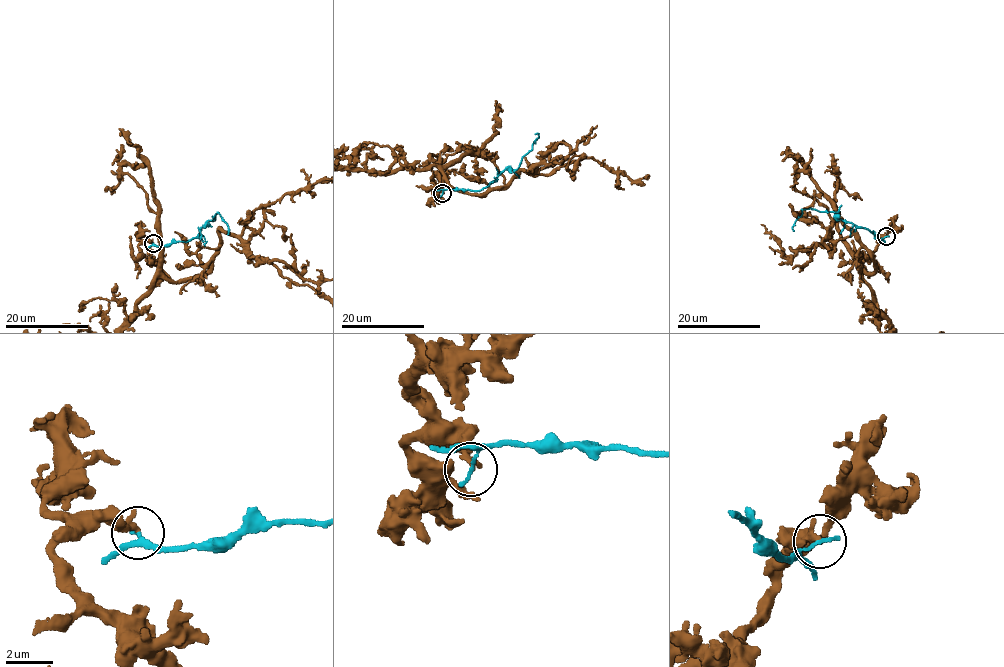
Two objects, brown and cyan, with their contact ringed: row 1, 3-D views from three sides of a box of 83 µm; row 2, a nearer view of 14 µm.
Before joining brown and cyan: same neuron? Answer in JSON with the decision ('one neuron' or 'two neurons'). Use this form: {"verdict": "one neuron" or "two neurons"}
{"verdict": "two neurons"}

